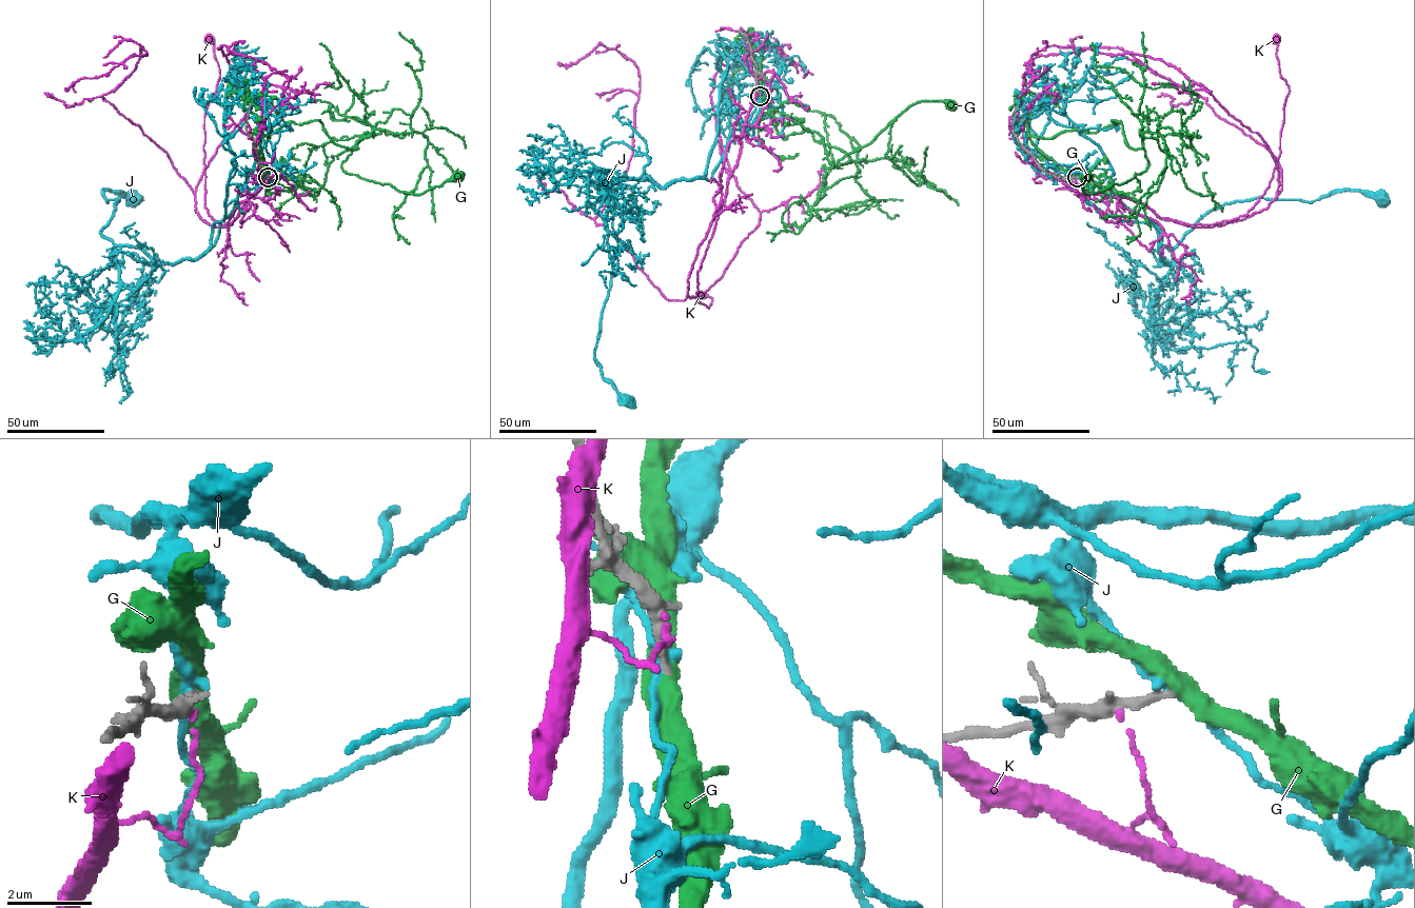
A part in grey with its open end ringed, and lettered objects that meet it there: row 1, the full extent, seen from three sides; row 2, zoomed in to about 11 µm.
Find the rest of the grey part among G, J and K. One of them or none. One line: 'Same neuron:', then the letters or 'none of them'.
Same neuron: none of them

